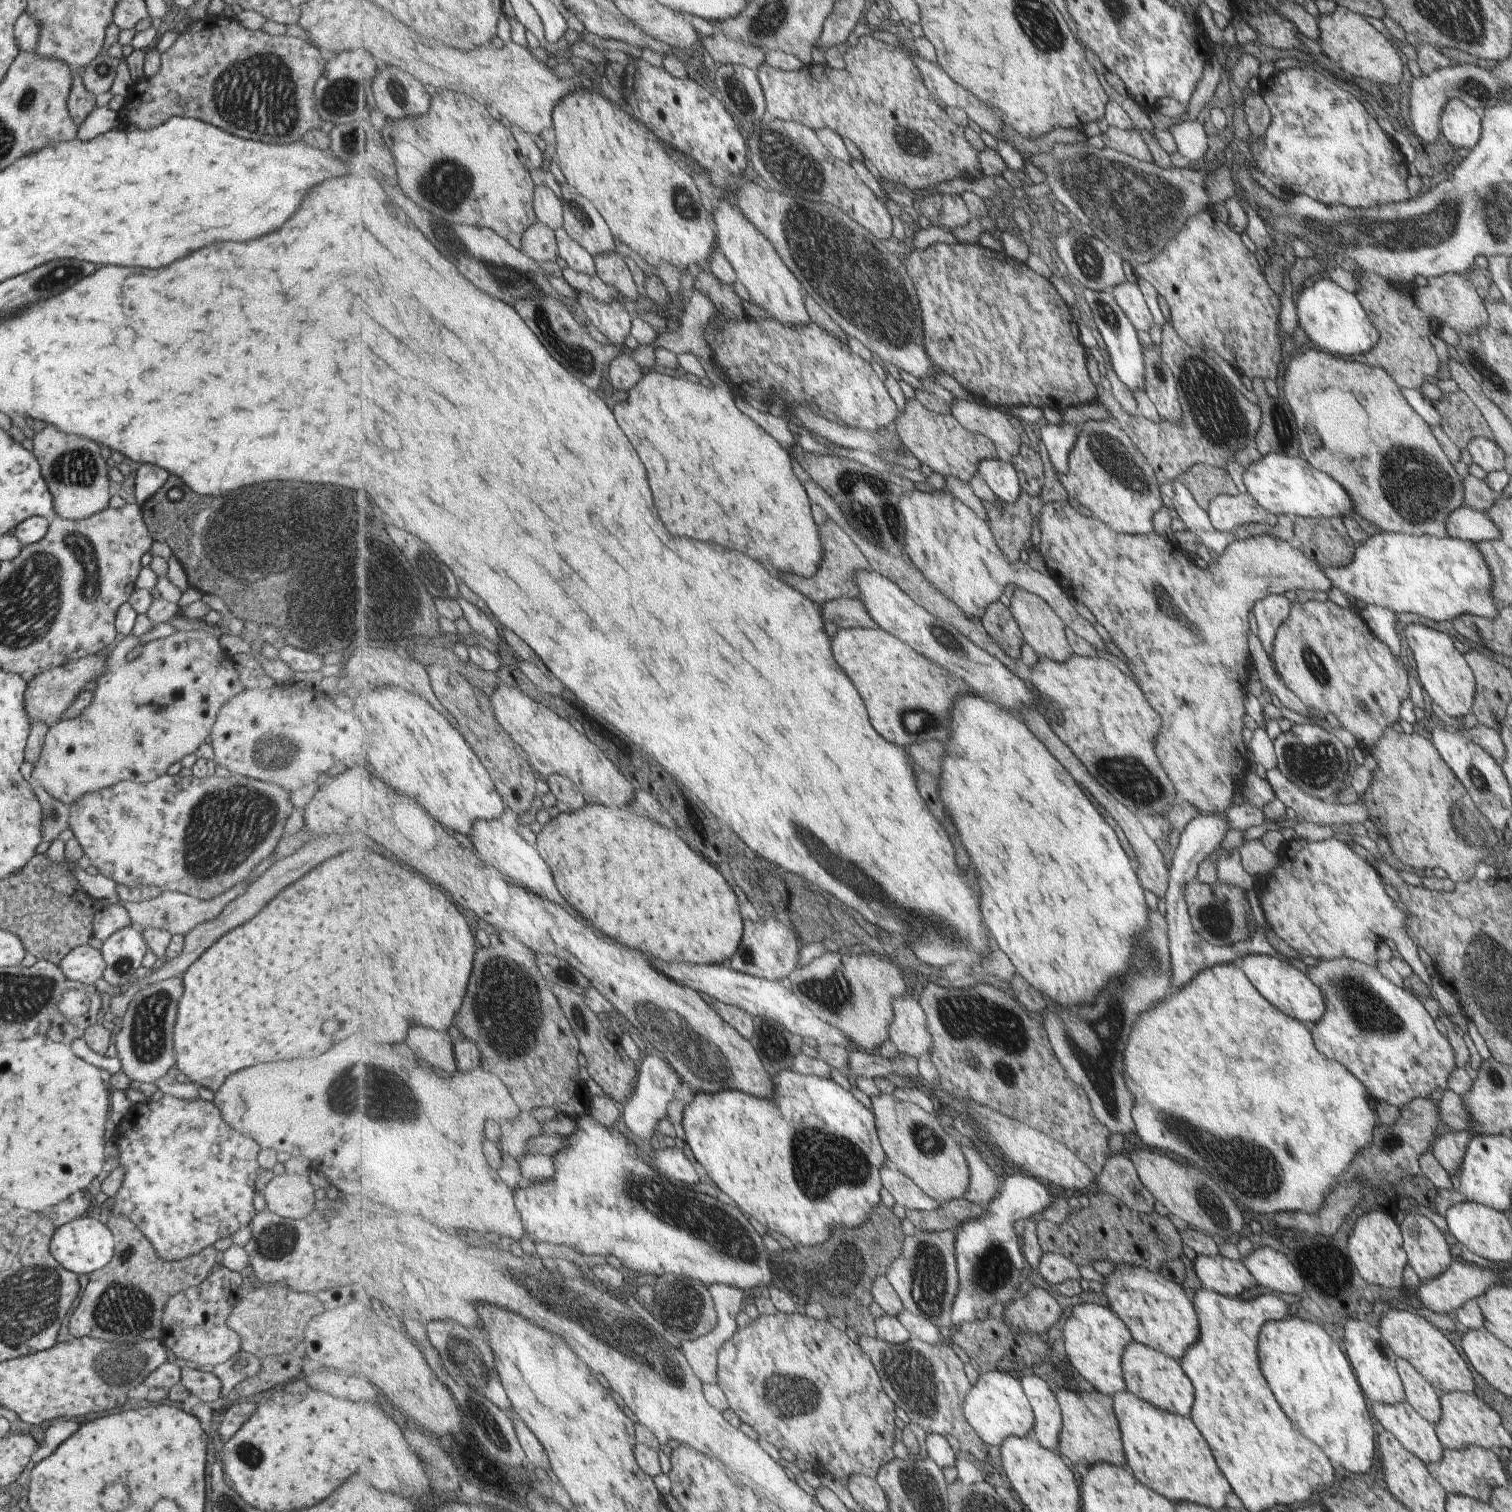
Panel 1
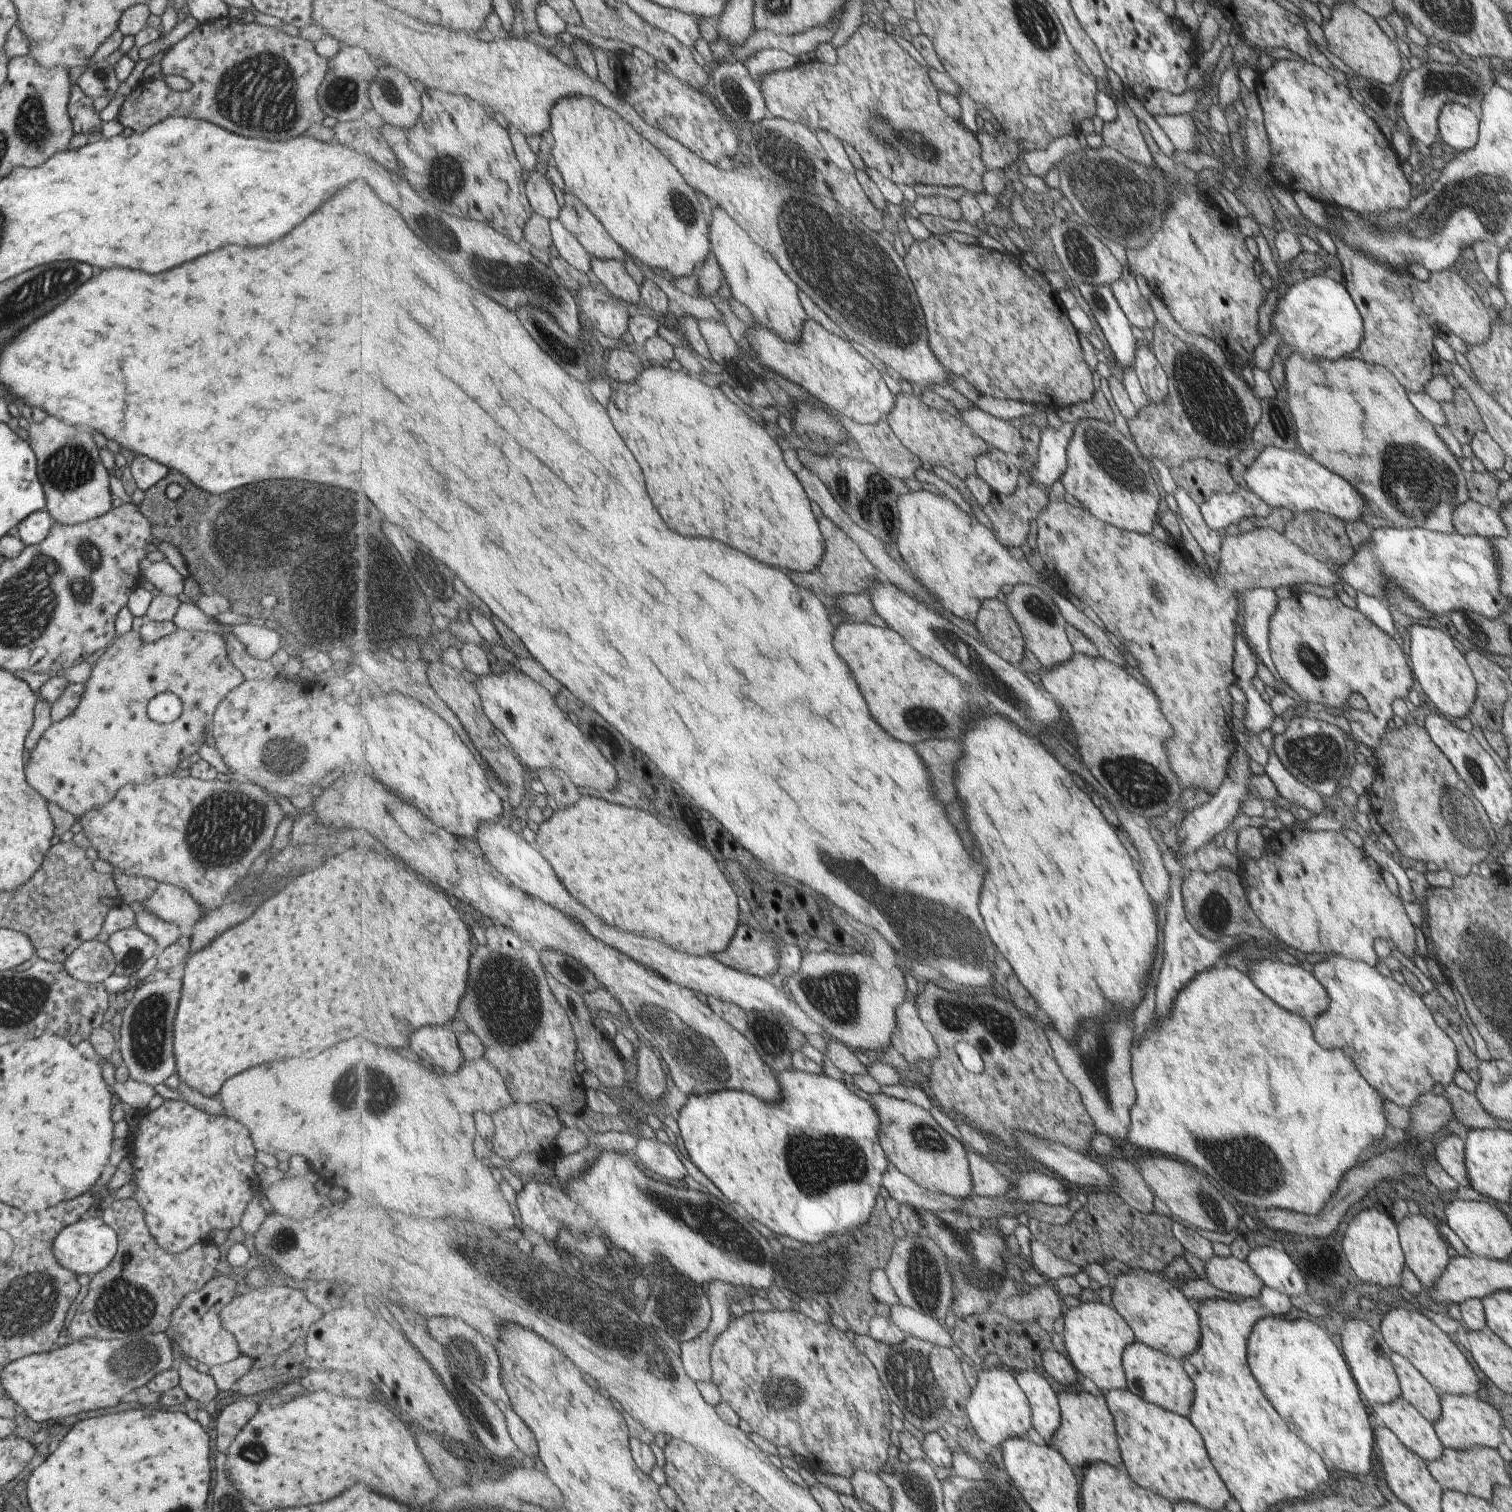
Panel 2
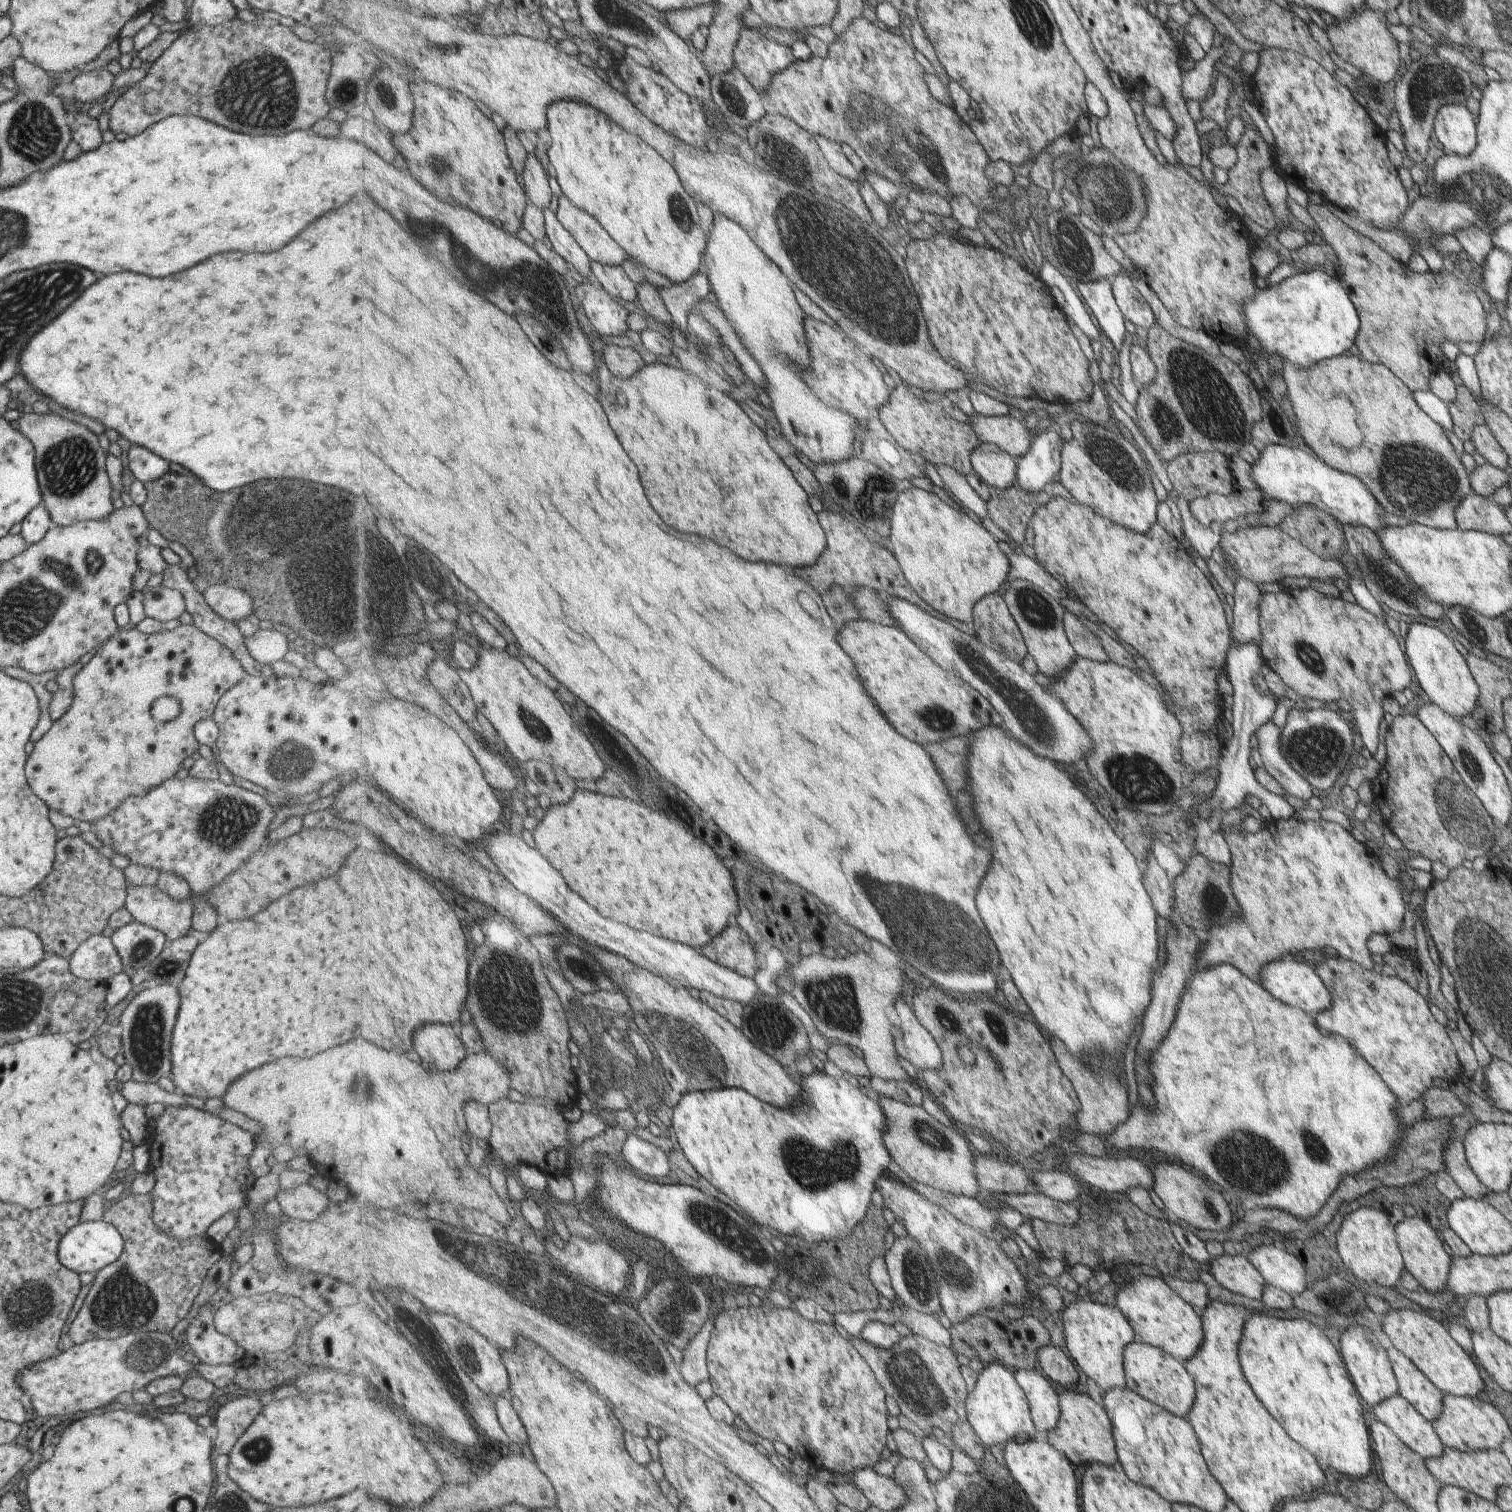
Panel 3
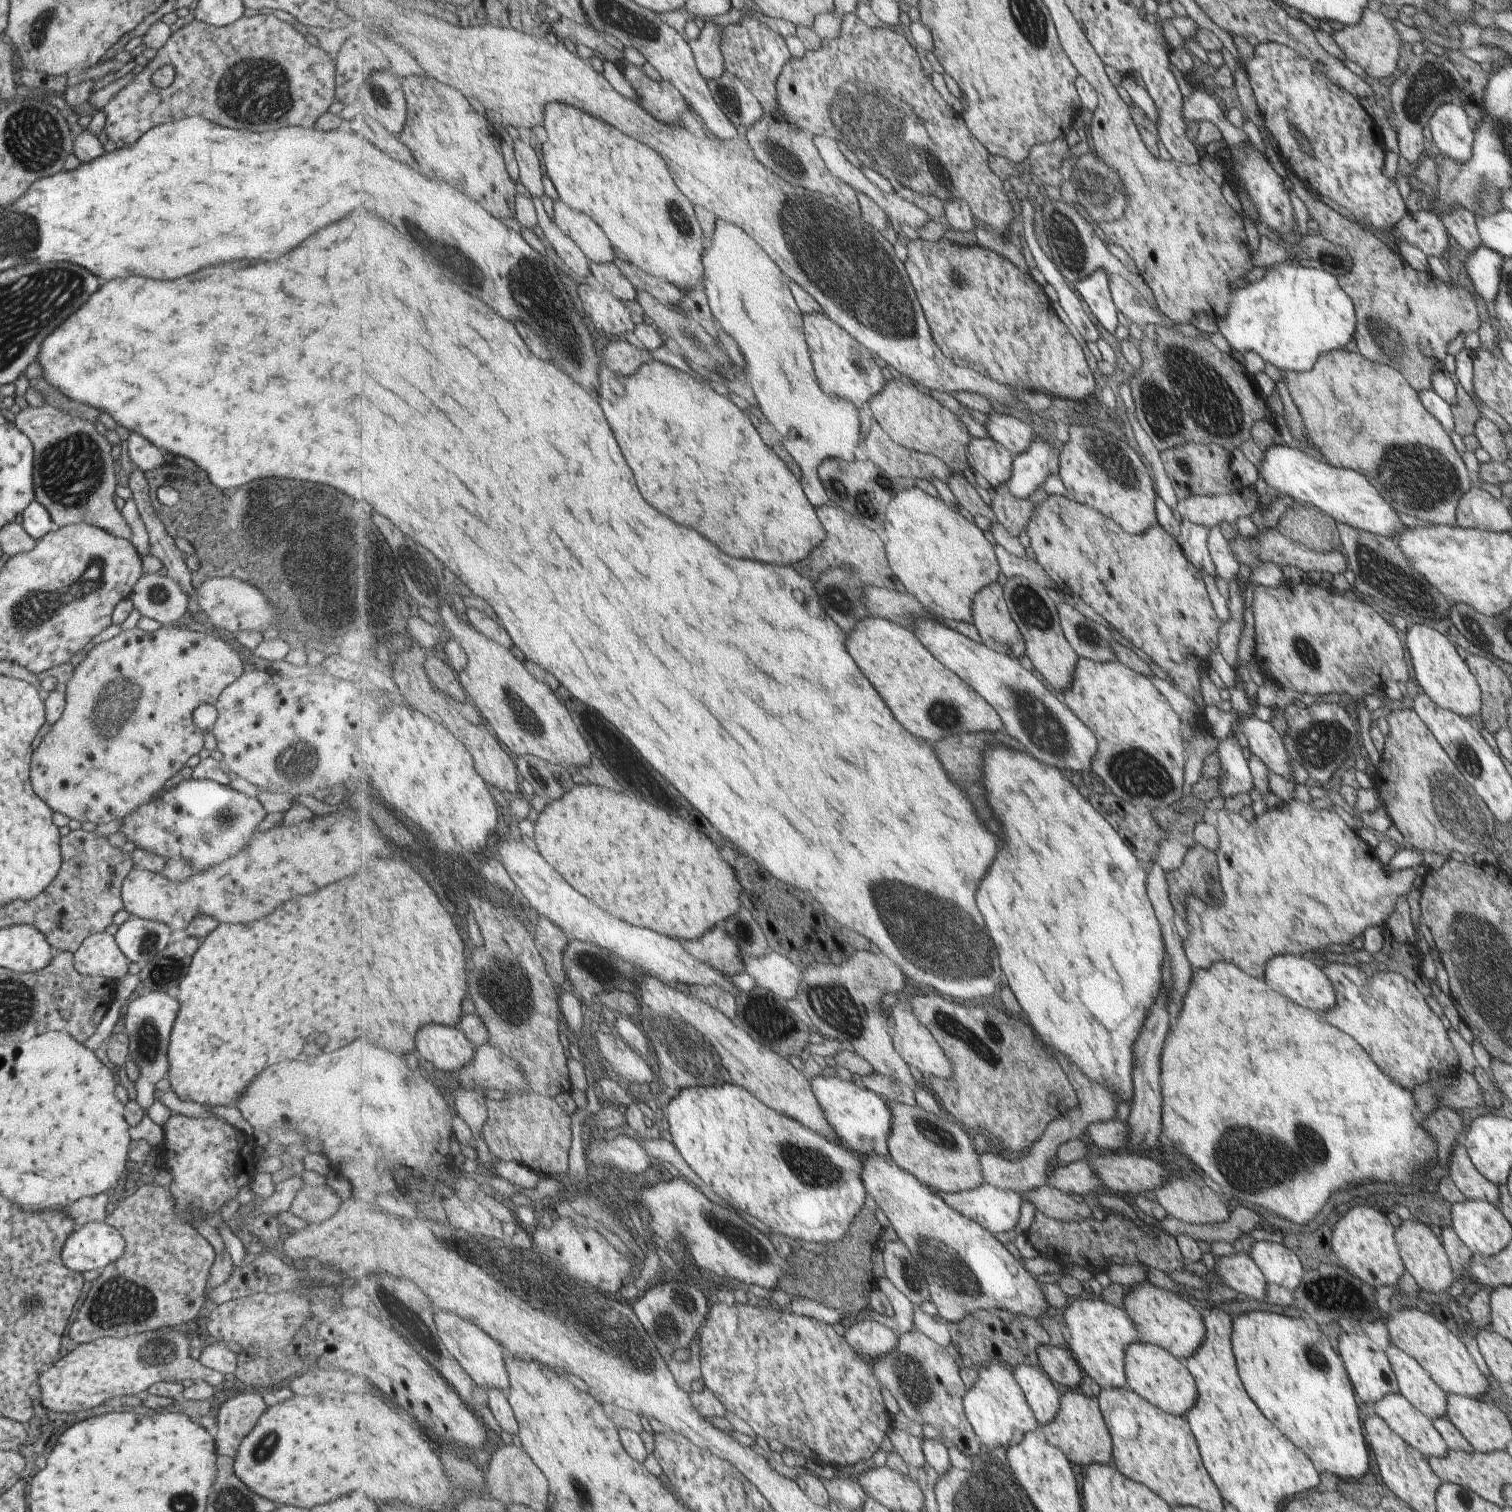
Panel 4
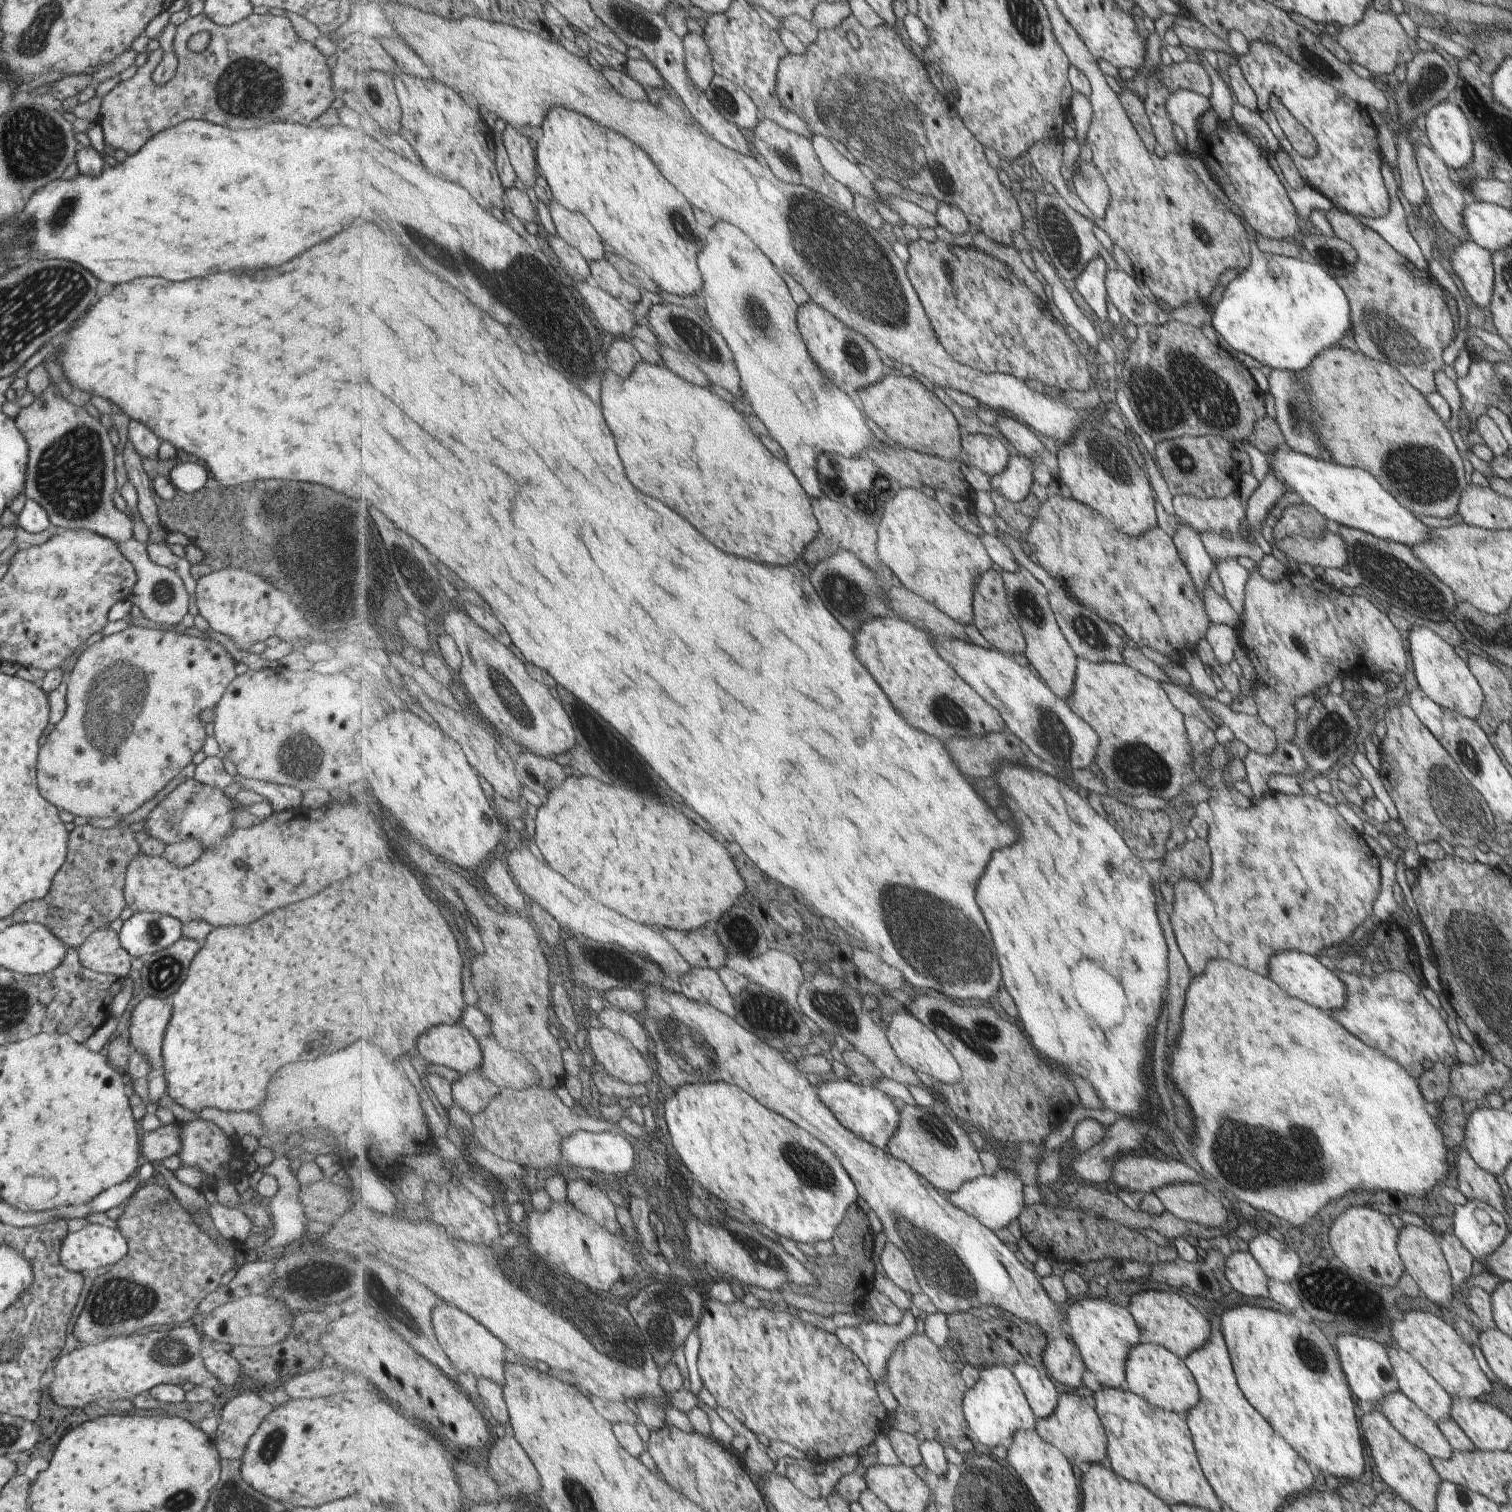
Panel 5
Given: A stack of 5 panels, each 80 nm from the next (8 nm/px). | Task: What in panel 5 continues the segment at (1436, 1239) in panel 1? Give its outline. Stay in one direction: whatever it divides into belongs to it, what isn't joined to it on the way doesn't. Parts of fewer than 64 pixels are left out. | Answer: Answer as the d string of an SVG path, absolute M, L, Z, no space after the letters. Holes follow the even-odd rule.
M1404 1224L1397 1233L1397 1252L1401 1252L1401 1260L1405 1260L1405 1272L1415 1281L1420 1292L1431 1302L1449 1307L1449 1296L1454 1286L1451 1286L1451 1277L1444 1254L1441 1254L1431 1230L1423 1230L1419 1226Z

